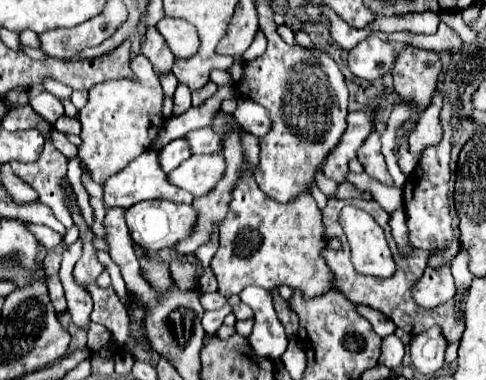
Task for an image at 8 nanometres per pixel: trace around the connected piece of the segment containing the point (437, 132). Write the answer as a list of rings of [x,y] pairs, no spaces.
[[[435,92],[431,102],[421,114],[409,136],[409,151],[413,157],[419,157],[425,145],[435,145],[441,139],[440,111],[443,97]]]

